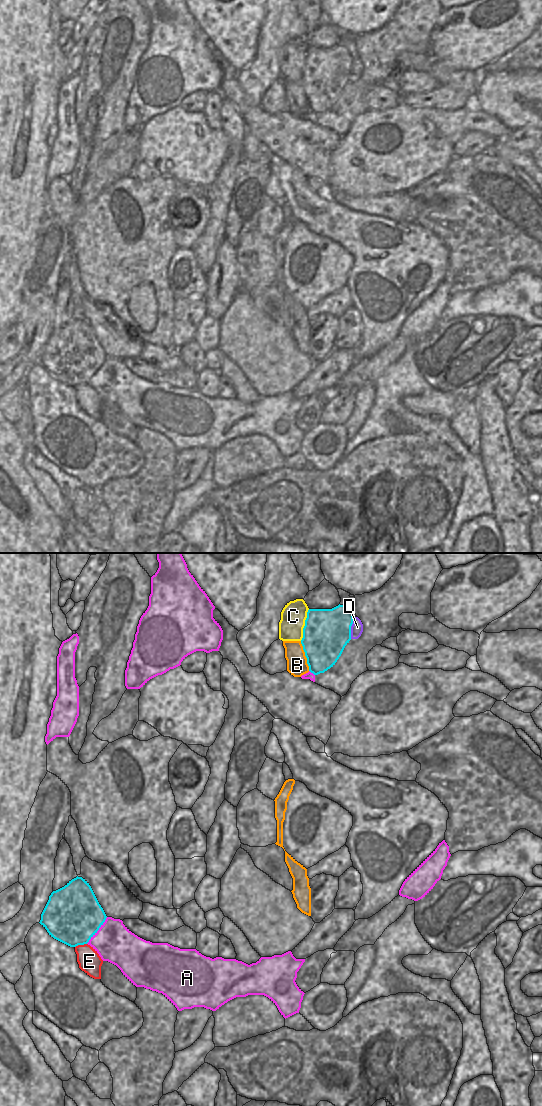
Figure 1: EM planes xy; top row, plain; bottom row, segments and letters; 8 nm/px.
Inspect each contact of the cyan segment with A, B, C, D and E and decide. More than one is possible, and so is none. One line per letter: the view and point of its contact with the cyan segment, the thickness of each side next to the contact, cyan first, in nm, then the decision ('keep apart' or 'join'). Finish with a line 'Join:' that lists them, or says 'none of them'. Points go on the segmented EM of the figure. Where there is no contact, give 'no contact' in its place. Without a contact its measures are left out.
A: xy (98, 929) | 460/300 nm | keep apart
B: xy (305, 655) | 360/160 nm | keep apart
C: xy (305, 625) | 360/200 nm | keep apart
D: xy (350, 628) | 360/100 nm | keep apart
E: xy (80, 944) | 460/180 nm | keep apart
Join: none of them

